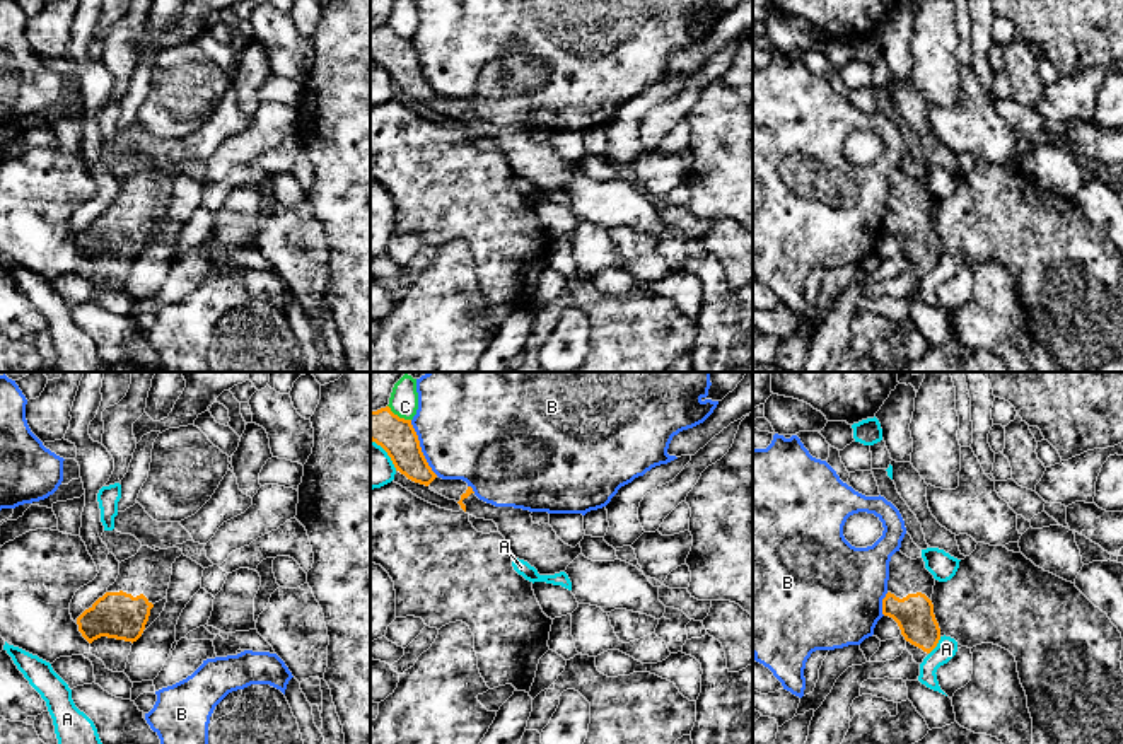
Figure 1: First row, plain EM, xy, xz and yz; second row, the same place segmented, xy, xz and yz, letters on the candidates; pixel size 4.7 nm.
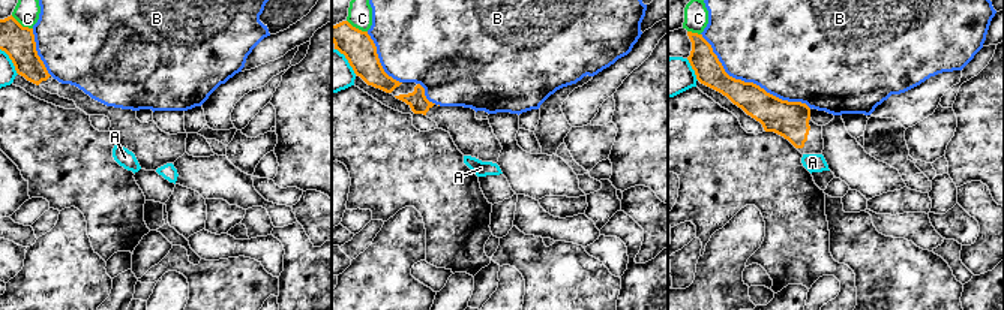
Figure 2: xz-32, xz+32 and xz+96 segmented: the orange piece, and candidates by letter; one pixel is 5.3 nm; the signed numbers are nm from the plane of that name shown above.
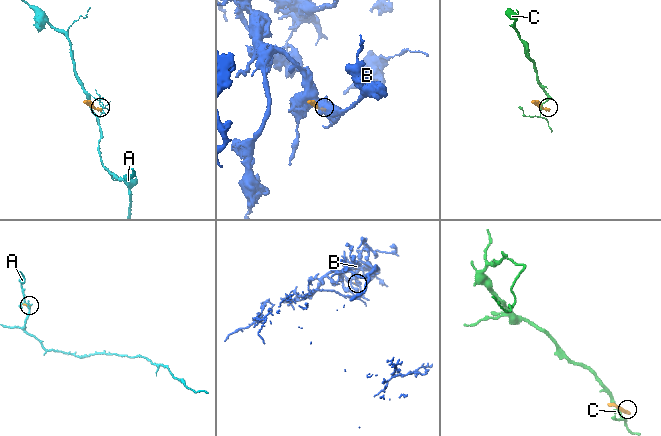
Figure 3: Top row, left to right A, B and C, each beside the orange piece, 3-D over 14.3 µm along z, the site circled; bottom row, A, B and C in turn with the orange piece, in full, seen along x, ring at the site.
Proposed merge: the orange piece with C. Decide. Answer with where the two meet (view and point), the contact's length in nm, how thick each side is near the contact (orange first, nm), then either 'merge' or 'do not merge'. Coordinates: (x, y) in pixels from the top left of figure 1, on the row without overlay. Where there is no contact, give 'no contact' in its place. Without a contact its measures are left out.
xz (396, 33) | 130 nm | 180/140 nm | do not merge

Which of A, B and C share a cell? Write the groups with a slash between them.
A / B / C

